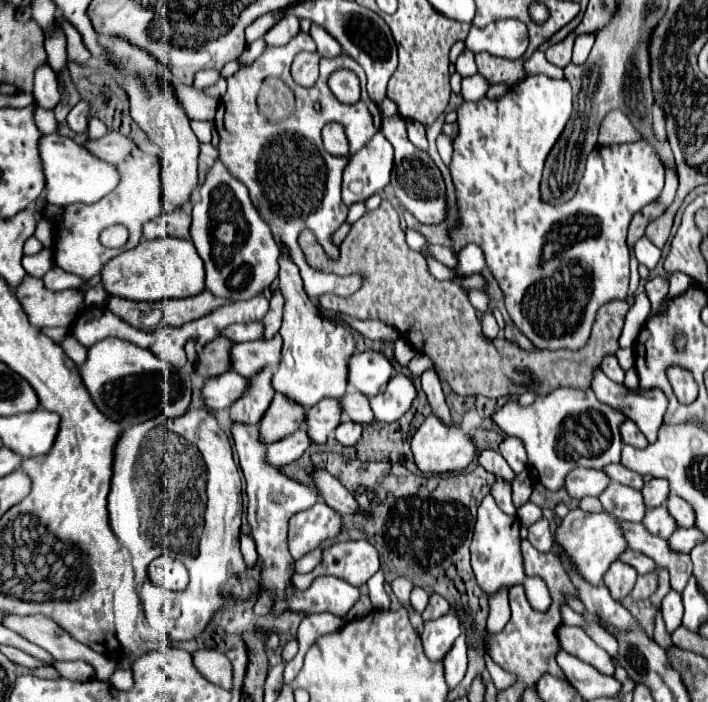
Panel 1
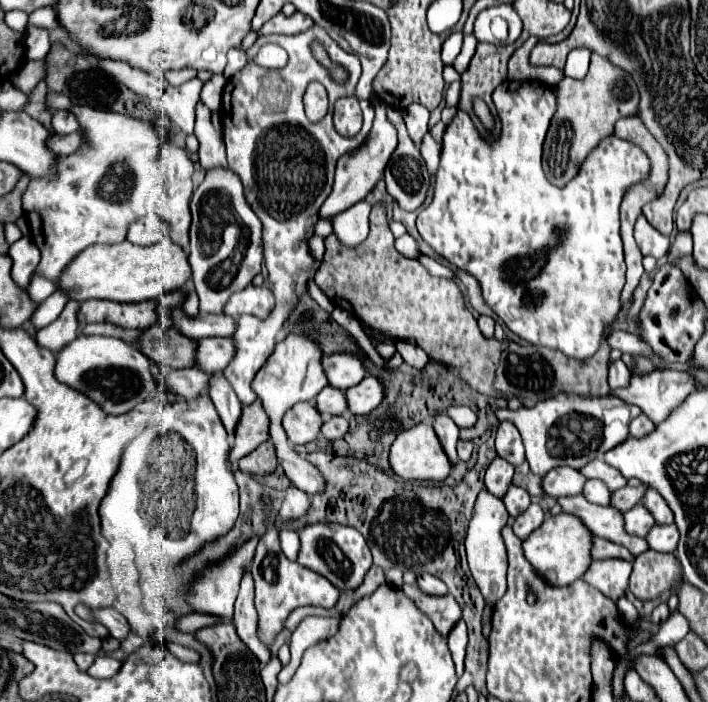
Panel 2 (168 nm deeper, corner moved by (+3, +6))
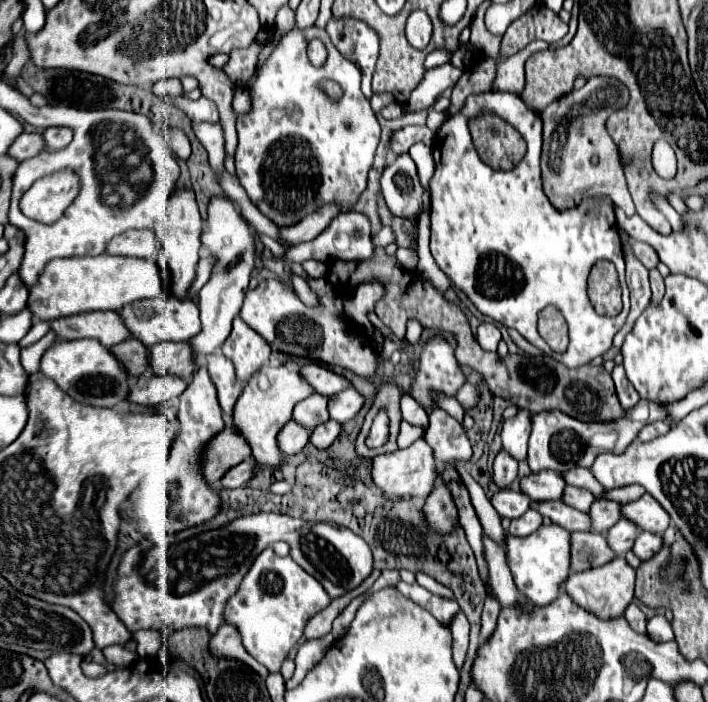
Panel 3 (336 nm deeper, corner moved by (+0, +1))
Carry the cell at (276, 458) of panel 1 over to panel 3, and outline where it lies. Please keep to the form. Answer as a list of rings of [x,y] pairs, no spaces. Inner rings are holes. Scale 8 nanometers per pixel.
[[[249,459],[249,461],[243,461],[235,467],[231,467],[223,479],[221,479],[221,485],[225,489],[235,489],[235,487],[241,487],[241,485],[247,485],[247,481],[253,477],[255,473],[255,461]]]

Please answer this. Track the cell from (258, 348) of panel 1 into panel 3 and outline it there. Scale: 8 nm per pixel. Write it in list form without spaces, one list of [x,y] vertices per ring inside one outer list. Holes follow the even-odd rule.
[[[157,343],[149,347],[149,369],[155,375],[175,375],[183,381],[193,377],[197,361],[193,359],[189,343]]]

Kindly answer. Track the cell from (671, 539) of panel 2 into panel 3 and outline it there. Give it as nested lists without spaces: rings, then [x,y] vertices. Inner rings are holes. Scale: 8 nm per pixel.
[[[643,531],[643,533],[639,533],[639,537],[635,539],[635,545],[633,545],[633,553],[641,559],[641,561],[645,561],[645,559],[651,559],[659,549],[661,549],[661,537],[659,535],[653,535],[653,533],[647,533],[647,531]]]

